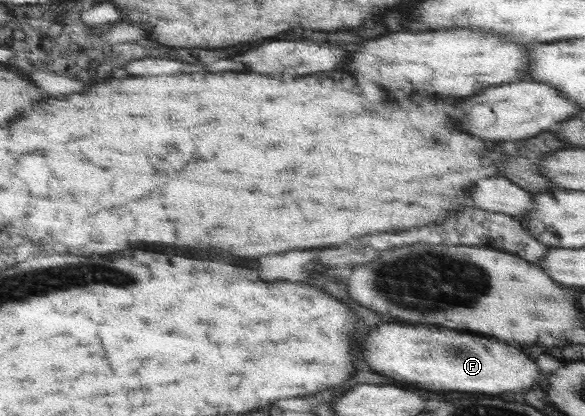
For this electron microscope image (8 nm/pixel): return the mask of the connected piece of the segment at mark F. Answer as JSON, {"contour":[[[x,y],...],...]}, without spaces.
{"contour":[[[381,325],[363,339],[361,353],[377,374],[431,391],[525,393],[533,388],[545,388],[550,377],[527,353],[507,345],[504,340],[423,325]]]}

